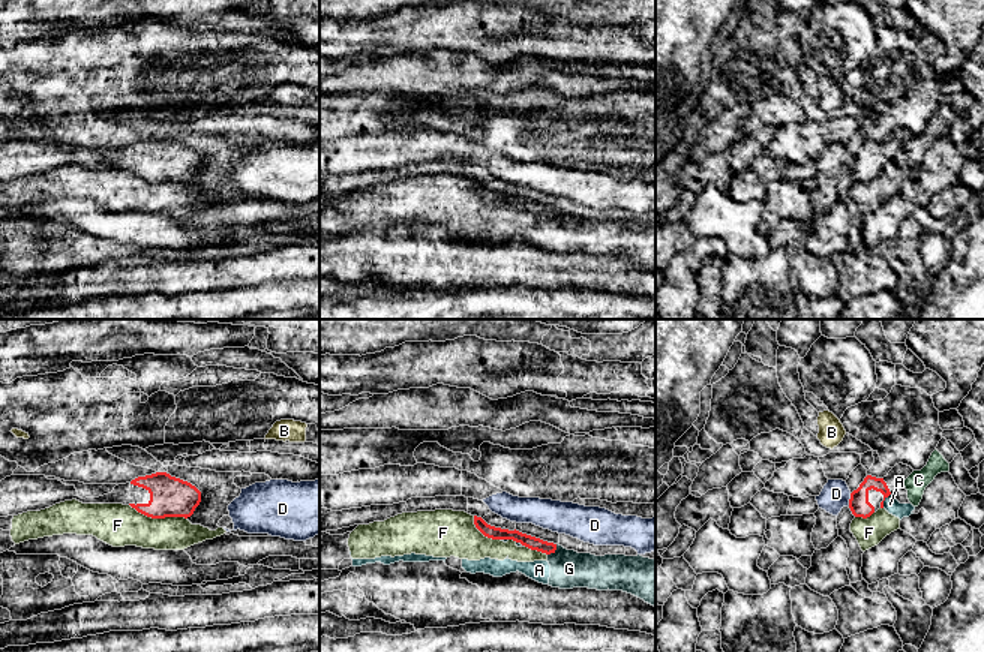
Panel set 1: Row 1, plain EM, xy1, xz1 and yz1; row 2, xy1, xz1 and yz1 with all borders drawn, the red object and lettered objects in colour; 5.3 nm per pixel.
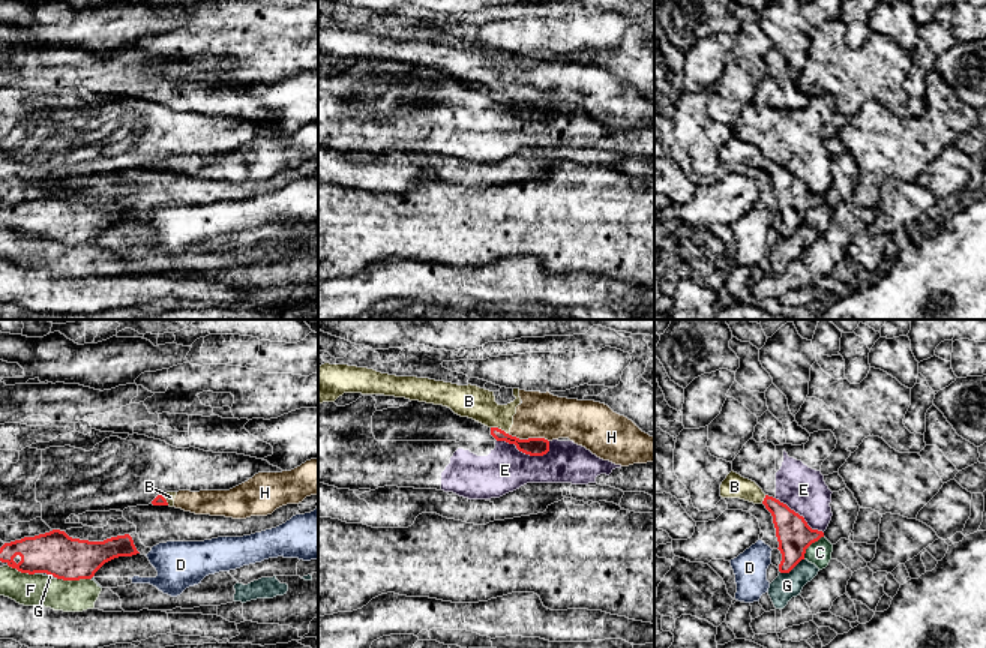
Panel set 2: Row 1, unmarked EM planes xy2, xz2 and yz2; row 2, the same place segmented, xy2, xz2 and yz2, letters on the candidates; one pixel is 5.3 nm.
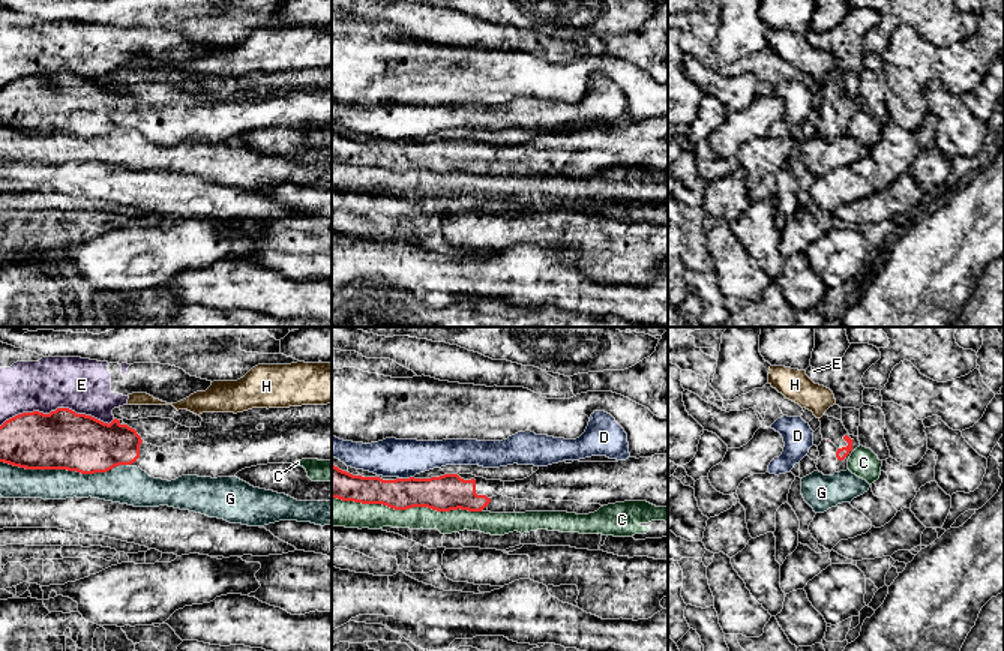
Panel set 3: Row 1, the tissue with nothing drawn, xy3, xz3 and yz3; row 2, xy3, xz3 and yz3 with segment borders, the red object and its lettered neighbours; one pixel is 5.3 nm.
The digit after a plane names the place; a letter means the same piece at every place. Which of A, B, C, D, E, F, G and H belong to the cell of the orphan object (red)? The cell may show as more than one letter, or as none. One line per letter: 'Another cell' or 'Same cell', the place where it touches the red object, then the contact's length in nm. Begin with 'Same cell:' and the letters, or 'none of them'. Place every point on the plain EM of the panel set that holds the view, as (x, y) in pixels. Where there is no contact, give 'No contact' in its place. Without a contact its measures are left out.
Same cell: none of them
A: Another cell. Touches red at yz1 (884, 164). Shared border 90 nm
B: Another cell. Touches red at xz2 (500, 93). Shared border 120 nm
C: Another cell. Touches red at xz3 (407, 171). Shared border 800 nm
D: Another cell. Touches red at xz3 (405, 143). Shared border 80 nm
E: Another cell. Touches red at xy3 (57, 72). Shared border 600 nm
F: Another cell. Touches red at xy1 (158, 182). Shared border 320 nm
G: Another cell. Touches red at xy3 (63, 132). Shared border 700 nm
H: Another cell. Touches red at xz2 (530, 102). Shared border 220 nm

